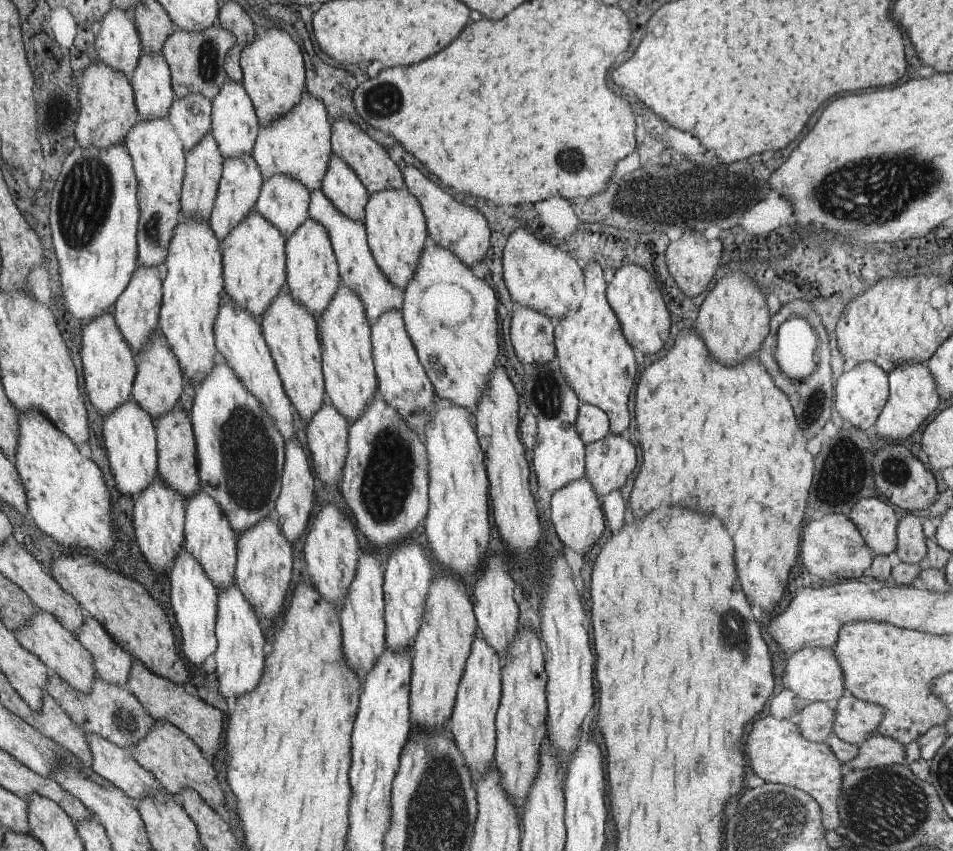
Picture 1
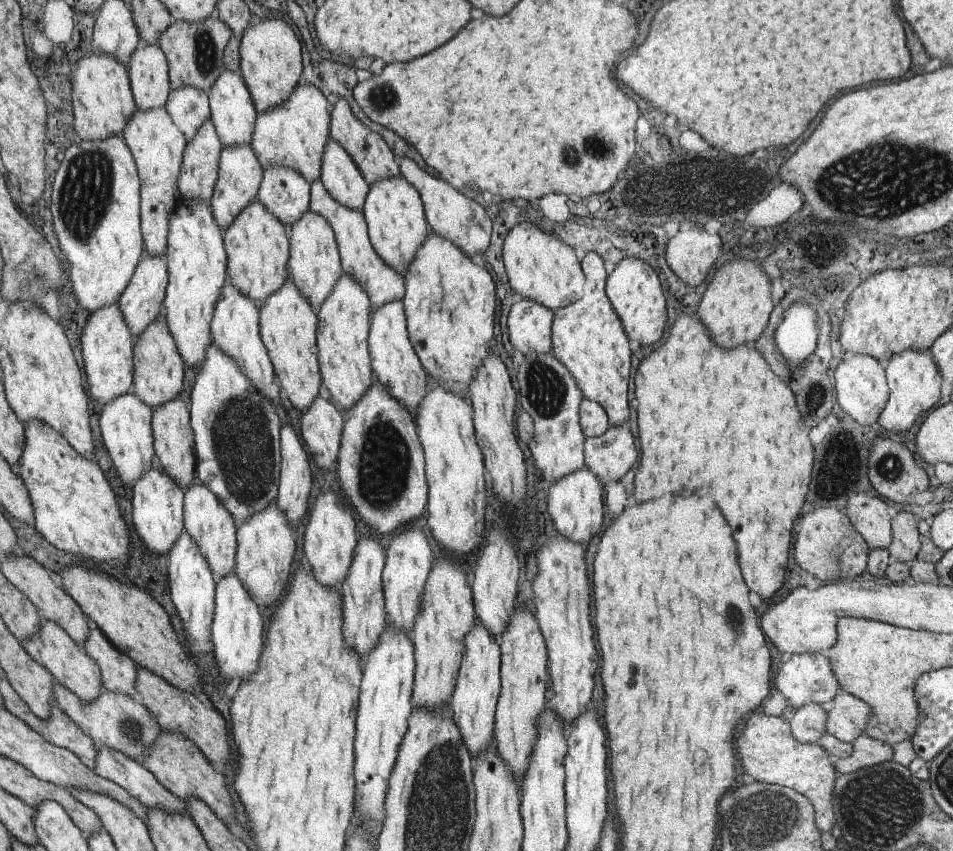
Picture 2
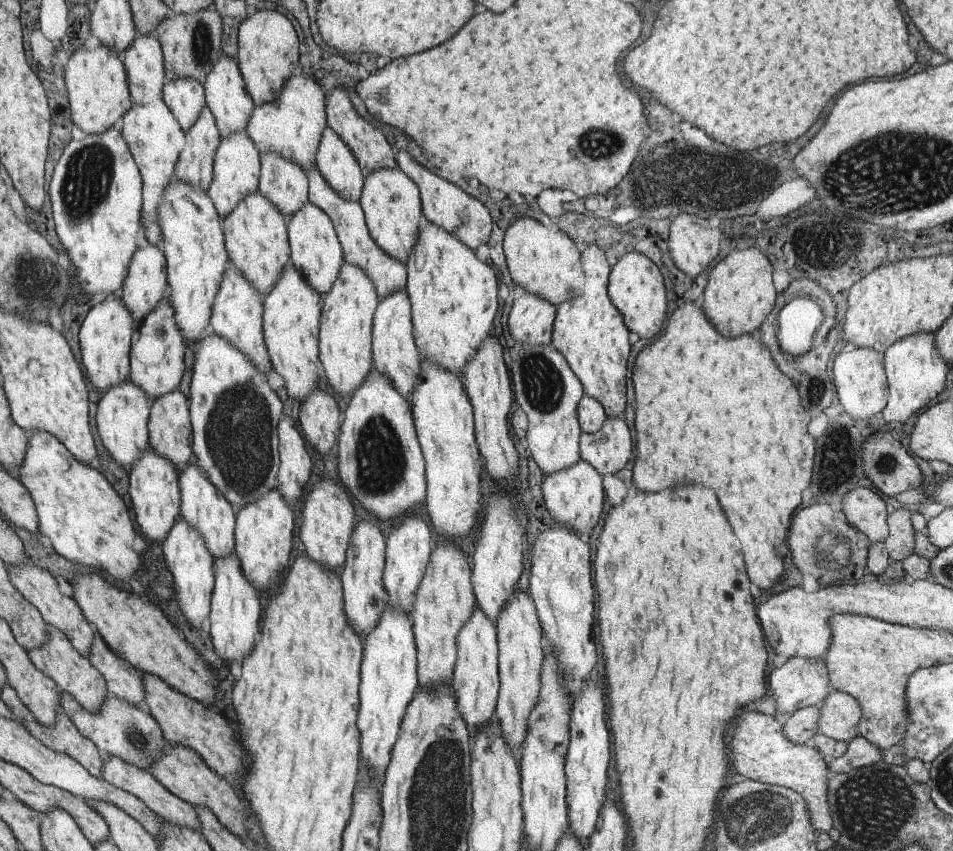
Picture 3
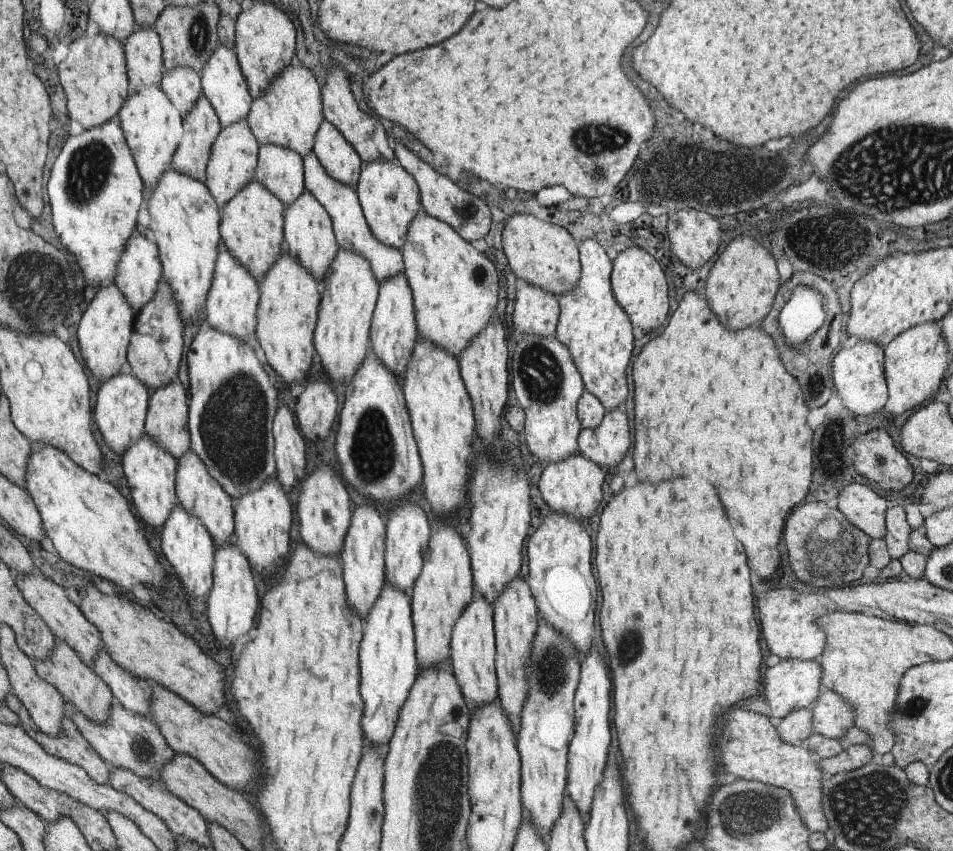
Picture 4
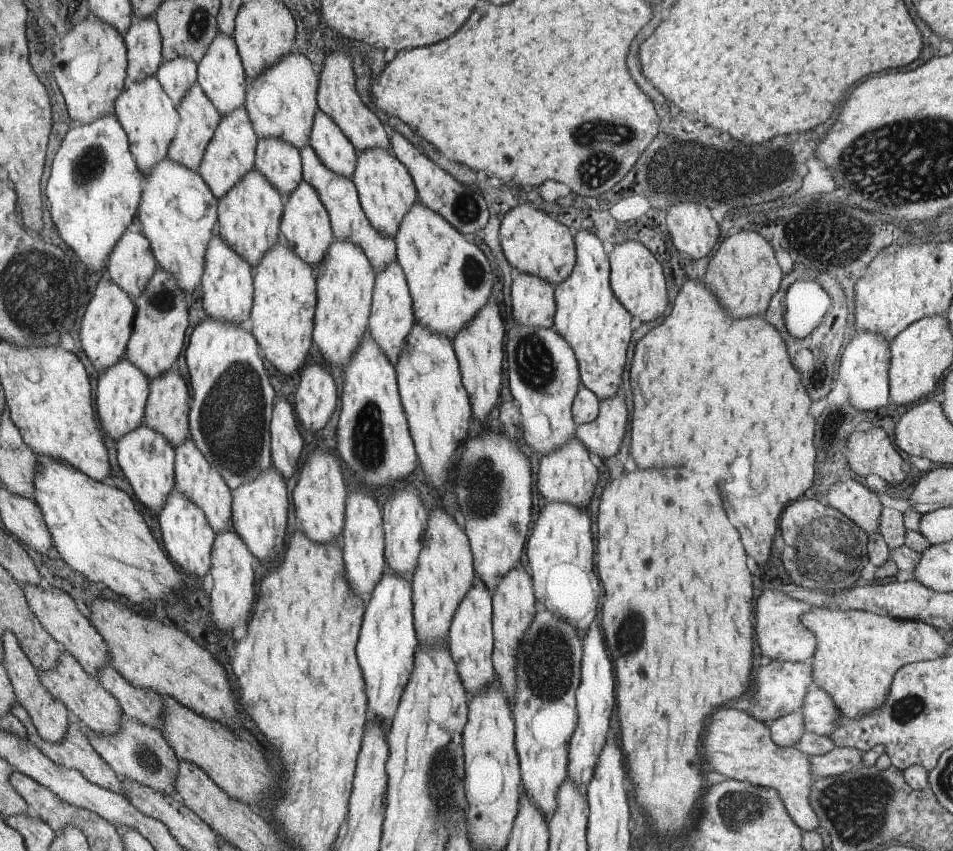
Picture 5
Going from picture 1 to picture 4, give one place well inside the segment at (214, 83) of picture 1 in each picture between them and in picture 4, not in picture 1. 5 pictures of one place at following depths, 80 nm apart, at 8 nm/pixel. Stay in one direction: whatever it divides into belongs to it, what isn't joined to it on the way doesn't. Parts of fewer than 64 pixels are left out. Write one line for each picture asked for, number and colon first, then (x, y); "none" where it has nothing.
2: (194, 50)
3: (191, 42)
4: (188, 35)

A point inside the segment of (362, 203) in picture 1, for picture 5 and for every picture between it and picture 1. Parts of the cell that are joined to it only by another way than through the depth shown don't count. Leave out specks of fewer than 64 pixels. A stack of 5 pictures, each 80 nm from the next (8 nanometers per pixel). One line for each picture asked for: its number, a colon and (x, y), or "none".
2: (342, 180)
3: (338, 166)
4: (339, 159)
5: (336, 151)

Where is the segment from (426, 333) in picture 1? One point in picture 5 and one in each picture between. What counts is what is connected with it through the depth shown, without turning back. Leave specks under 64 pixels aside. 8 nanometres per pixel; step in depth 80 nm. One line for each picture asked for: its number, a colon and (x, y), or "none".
2: (448, 304)
3: (452, 295)
4: (454, 288)
5: (449, 279)

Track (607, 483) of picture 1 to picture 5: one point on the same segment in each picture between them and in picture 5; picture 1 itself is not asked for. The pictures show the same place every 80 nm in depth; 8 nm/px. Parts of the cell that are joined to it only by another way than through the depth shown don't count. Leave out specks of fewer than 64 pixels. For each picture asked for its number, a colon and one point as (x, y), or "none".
2: (609, 456)
3: (607, 451)
4: (605, 445)
5: (602, 436)

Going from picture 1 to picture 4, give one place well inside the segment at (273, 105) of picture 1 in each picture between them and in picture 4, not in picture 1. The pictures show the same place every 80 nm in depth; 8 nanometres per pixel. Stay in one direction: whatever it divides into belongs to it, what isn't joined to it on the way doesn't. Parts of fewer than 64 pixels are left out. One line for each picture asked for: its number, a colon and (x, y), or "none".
2: (270, 64)
3: (267, 55)
4: (264, 38)

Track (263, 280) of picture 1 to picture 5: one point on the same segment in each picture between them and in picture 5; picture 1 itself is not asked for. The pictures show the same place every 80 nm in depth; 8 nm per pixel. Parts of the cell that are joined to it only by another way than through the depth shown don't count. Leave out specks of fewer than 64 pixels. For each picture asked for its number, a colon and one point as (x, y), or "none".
2: (255, 244)
3: (255, 240)
4: (251, 222)
5: (248, 215)

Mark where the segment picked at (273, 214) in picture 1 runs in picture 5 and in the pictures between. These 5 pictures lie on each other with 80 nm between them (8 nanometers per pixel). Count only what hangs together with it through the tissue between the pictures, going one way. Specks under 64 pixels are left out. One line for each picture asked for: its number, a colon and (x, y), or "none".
2: (284, 192)
3: (281, 181)
4: (279, 170)
5: (277, 160)

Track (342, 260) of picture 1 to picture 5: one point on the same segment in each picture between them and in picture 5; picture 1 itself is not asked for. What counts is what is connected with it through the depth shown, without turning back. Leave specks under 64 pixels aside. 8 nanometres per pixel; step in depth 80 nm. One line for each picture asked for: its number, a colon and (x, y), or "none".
2: (358, 258)
3: (388, 275)
4: (352, 233)
5: (338, 194)

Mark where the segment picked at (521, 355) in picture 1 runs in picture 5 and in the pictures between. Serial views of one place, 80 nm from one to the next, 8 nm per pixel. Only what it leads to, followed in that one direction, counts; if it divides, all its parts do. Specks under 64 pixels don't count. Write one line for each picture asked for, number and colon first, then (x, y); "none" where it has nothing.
2: (528, 324)
3: (530, 319)
4: (535, 312)
5: (532, 299)

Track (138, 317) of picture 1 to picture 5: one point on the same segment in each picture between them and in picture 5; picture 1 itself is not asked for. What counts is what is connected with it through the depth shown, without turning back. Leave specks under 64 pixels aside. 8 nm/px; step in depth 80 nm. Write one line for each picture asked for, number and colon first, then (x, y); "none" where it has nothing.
2: (141, 301)
3: (146, 284)
4: (139, 271)
5: (131, 263)

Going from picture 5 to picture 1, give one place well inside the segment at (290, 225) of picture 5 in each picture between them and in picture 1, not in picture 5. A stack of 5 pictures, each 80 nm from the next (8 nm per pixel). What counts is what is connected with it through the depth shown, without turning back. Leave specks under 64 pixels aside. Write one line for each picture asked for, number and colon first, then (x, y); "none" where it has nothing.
1: (313, 276)
2: (314, 261)
3: (316, 253)
4: (310, 239)

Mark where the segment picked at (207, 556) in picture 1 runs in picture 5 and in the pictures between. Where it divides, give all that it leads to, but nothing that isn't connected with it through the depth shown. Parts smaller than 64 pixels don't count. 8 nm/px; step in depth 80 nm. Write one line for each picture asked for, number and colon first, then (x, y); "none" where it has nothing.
2: (211, 526)
3: (203, 507)
4: (200, 495)
5: (195, 478)

